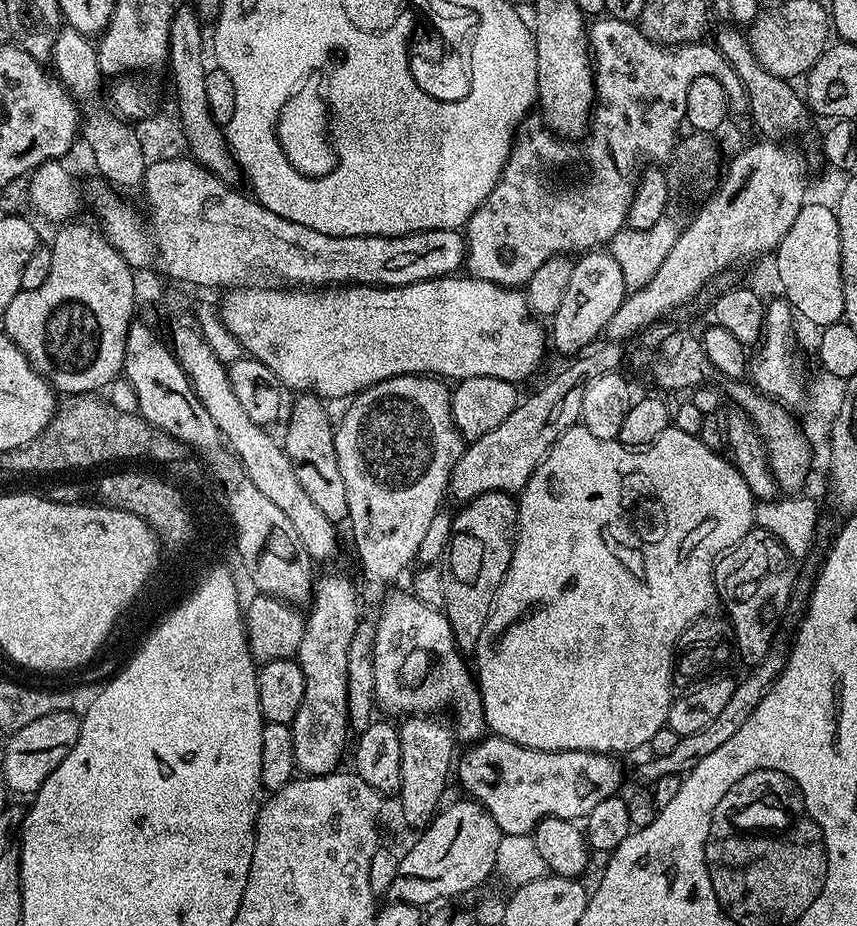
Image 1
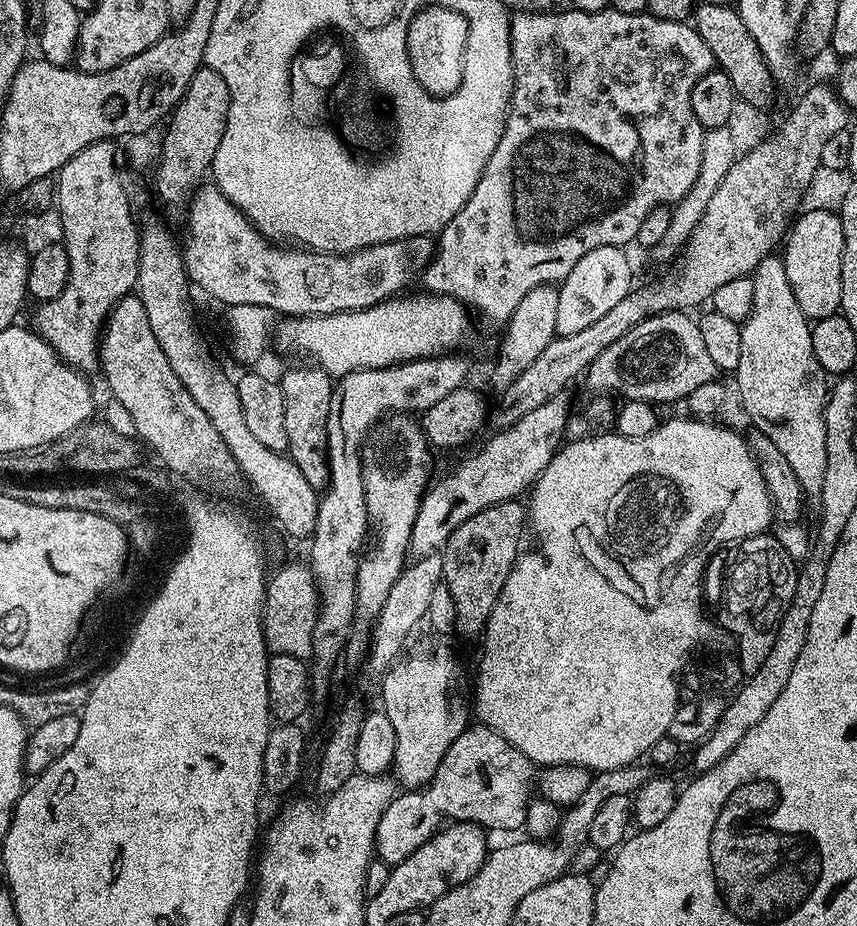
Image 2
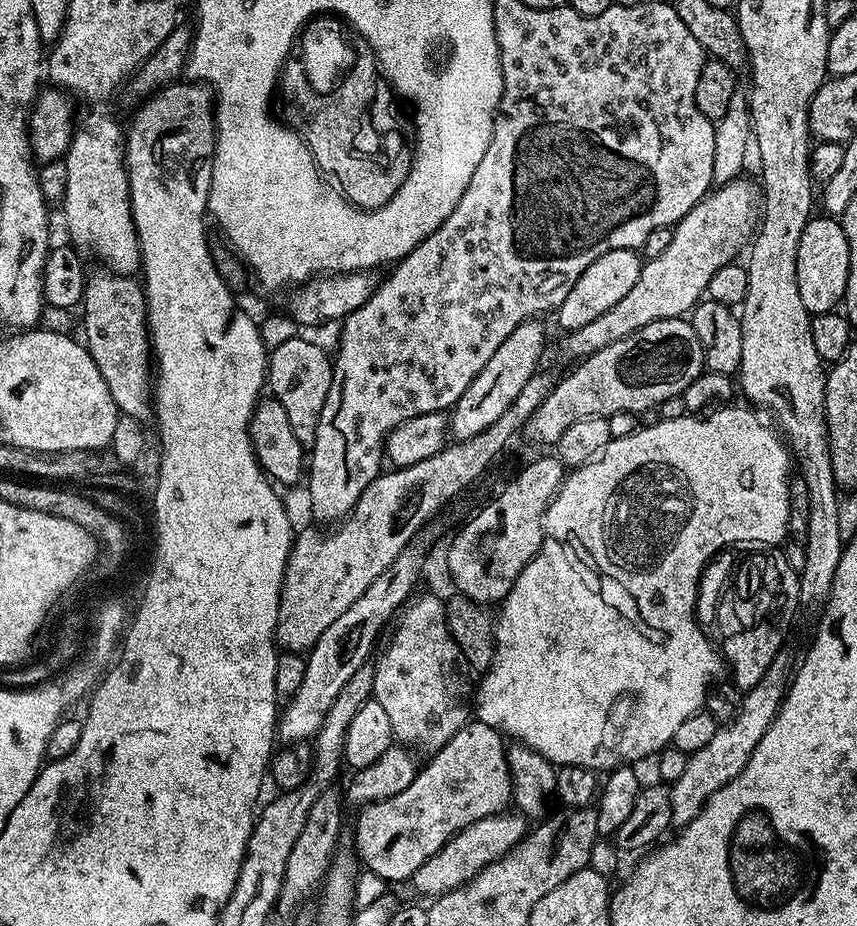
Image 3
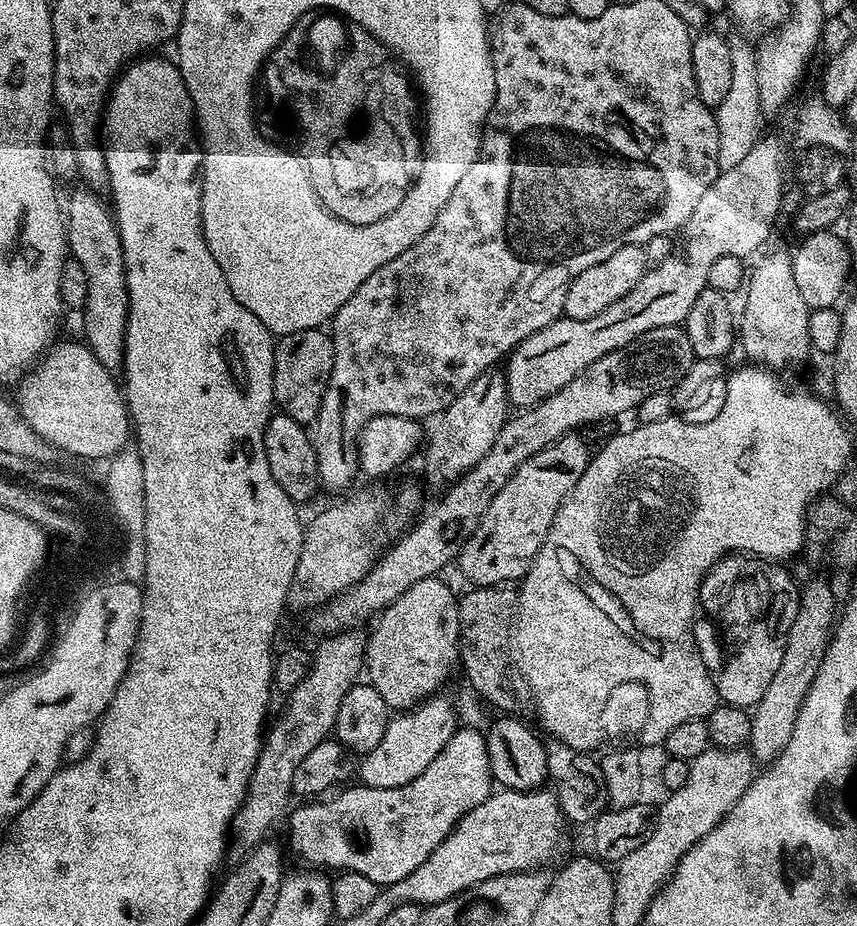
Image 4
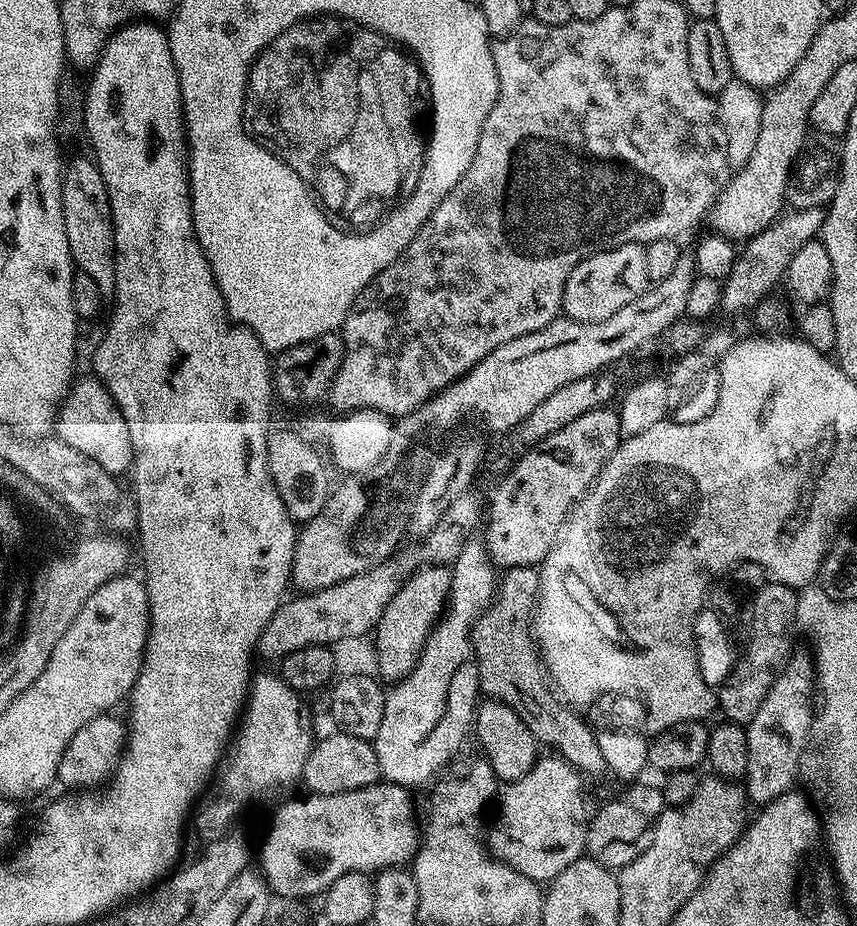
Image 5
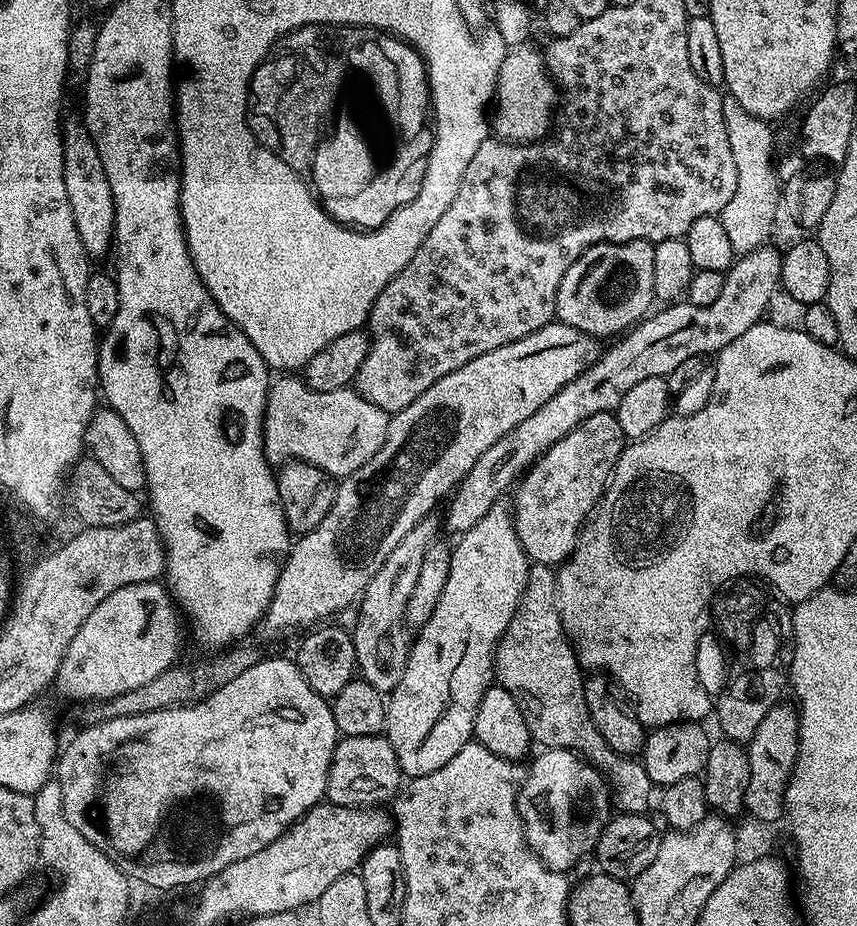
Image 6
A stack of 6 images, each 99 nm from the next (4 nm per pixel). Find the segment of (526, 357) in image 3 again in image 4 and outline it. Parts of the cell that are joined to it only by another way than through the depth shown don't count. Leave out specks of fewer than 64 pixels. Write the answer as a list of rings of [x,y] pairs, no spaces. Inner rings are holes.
[[[489,370],[484,372],[470,386],[466,386],[466,390],[462,390],[462,394],[458,394],[458,398],[454,398],[454,402],[450,402],[450,406],[439,413],[438,421],[440,425],[432,432],[432,437],[427,437],[424,452],[424,476],[428,479],[428,484],[432,488],[444,490],[449,485],[455,484],[460,477],[467,474],[471,468],[478,466],[479,462],[490,451],[490,446],[494,444],[494,440],[498,437],[498,432],[502,430],[503,424],[510,417],[510,401],[508,398],[508,382],[503,371]]]

